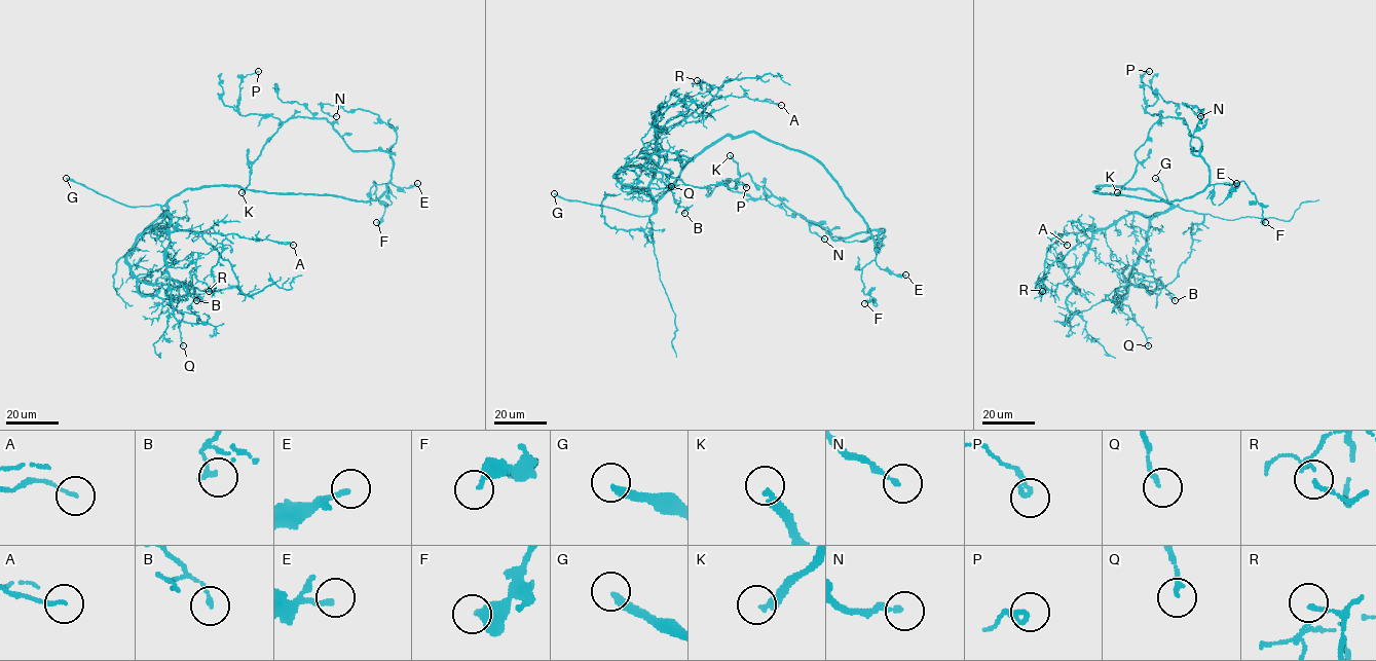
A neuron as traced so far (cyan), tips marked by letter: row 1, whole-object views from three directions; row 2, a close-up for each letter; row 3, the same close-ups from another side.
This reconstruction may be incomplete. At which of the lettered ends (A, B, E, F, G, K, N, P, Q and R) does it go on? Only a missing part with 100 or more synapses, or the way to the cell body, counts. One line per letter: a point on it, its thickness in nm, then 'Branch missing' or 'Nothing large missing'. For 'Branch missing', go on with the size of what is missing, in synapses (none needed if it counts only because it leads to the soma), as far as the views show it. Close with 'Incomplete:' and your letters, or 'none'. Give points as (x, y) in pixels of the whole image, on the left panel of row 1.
A: Place: (293, 245). Thickness 120 nm. Nothing large missing
B: Place: (196, 300). Thickness 170 nm. Nothing large missing
E: Place: (417, 183). Thickness 190 nm. Nothing large missing
F: Place: (376, 222). Thickness 340 nm. Nothing large missing
G: Place: (66, 178). Thickness 280 nm. Nothing large missing
K: Place: (242, 192). Thickness 260 nm. Branch missing. Roughly 100 synapses
N: Place: (336, 116). Thickness 150 nm. Nothing large missing
P: Place: (258, 71). Thickness 220 nm. Nothing large missing
Q: Place: (183, 345). Thickness 170 nm. Nothing large missing
R: Place: (209, 291). Thickness 160 nm. Nothing large missing
Incomplete: K

